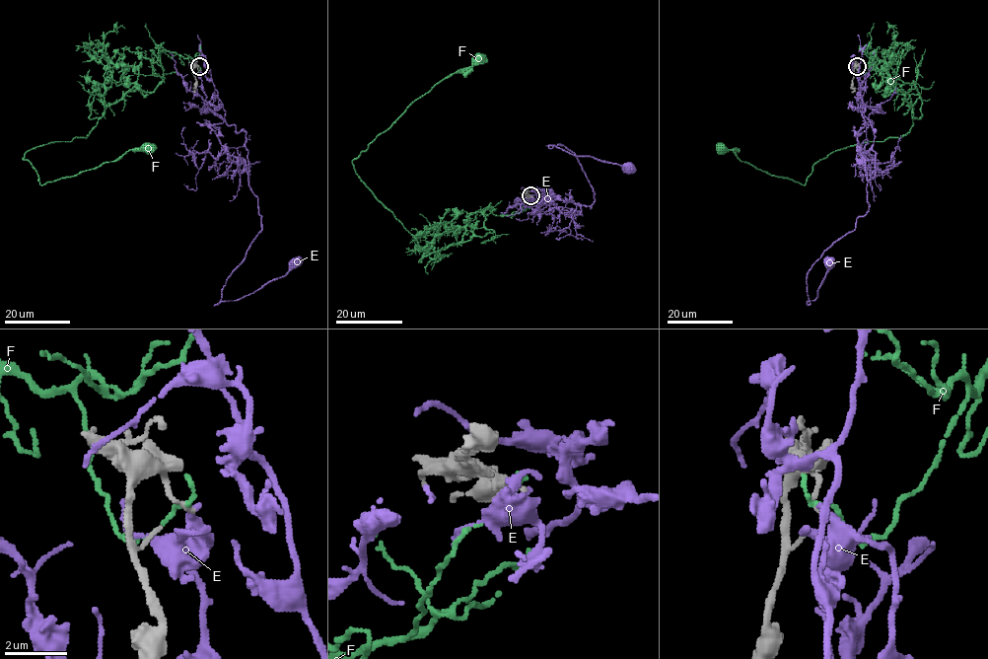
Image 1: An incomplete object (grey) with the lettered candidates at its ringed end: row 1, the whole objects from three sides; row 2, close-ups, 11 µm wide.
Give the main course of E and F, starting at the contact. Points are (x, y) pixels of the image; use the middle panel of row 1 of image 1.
E: (532, 196), (532, 204), (550, 201), (570, 214), (594, 202), (577, 156), (553, 145), (634, 172)
F: (531, 196), (518, 213), (484, 211), (484, 226), (493, 232), (426, 253), (352, 164), (415, 101), (477, 56)

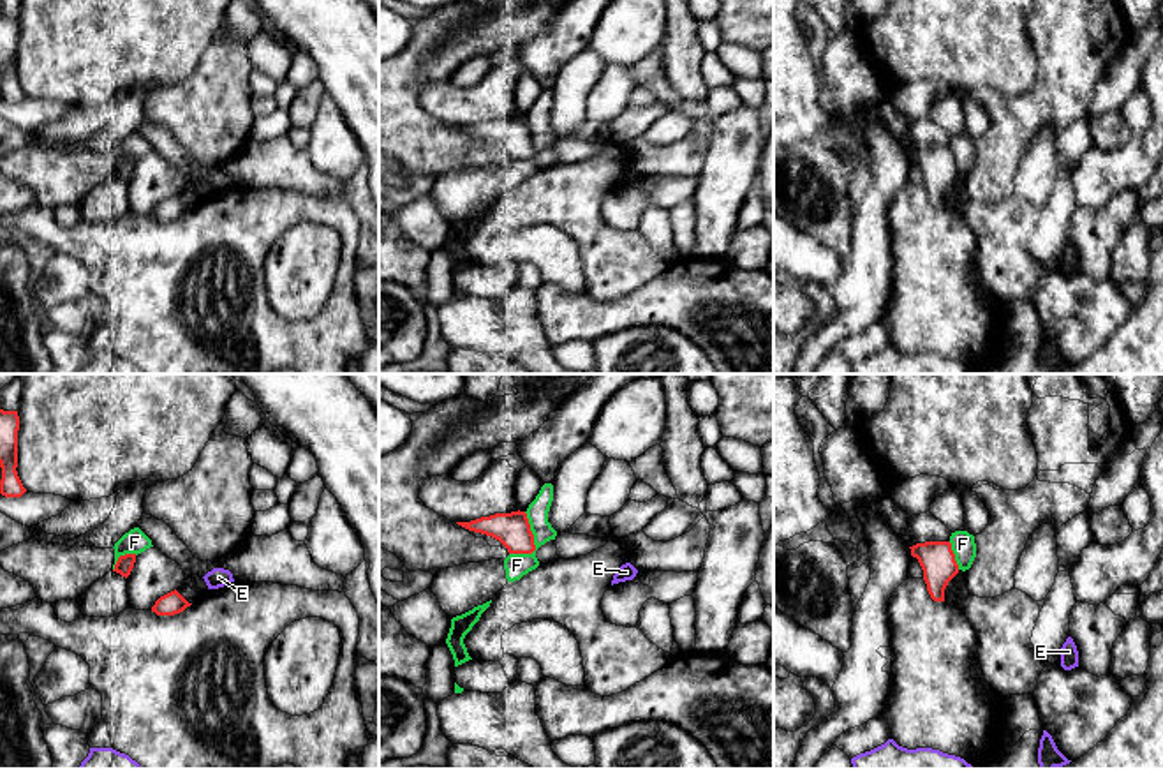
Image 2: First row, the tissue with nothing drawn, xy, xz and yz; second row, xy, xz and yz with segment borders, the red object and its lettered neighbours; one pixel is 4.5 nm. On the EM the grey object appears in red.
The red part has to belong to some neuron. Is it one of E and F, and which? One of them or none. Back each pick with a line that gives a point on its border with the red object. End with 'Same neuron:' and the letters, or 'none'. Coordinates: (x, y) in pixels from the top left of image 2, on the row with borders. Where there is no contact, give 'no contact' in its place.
Same neuron: none

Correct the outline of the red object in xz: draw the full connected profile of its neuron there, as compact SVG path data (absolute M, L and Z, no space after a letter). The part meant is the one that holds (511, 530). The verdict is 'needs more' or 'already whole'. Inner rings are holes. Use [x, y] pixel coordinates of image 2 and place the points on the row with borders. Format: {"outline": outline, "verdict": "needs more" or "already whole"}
{"outline": "M525 511L495 513L458 526L499 540L509 554L532 554L534 534Z", "verdict": "already whole"}

